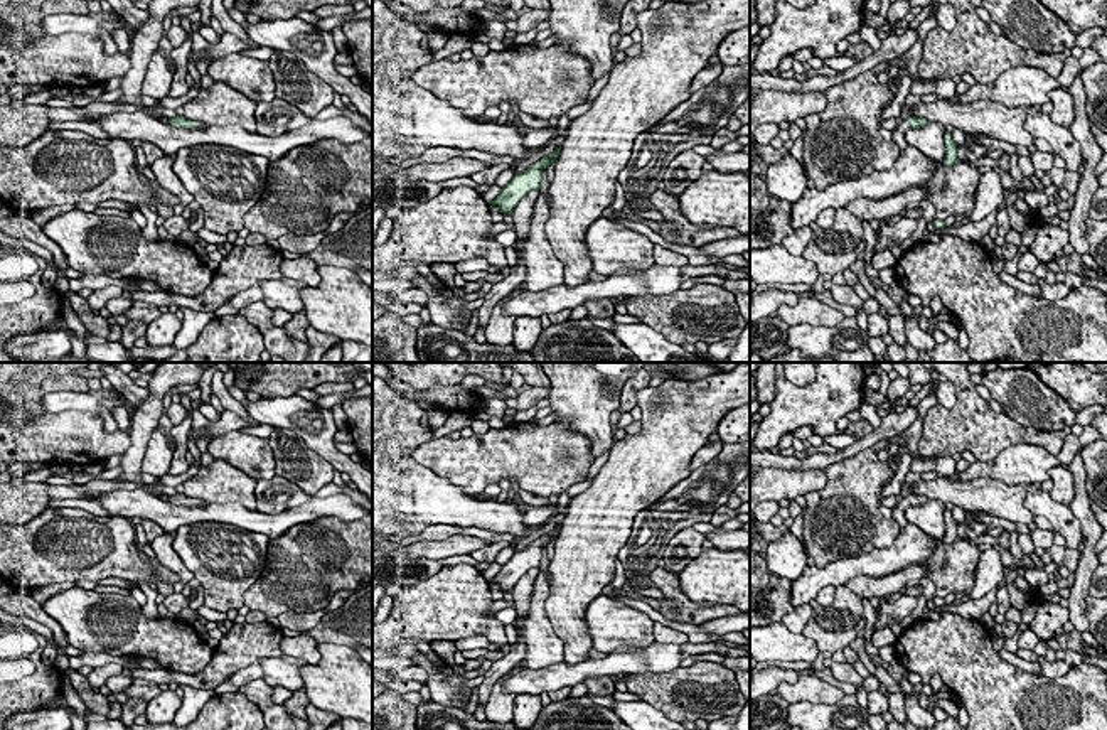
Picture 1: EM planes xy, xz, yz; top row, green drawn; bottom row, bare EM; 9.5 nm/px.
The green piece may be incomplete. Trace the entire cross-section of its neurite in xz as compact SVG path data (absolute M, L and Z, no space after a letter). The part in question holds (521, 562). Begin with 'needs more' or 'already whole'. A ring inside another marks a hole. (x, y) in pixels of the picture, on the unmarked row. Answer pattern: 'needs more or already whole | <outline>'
already whole | M561 523L549 533L544 533L541 538L532 541L526 550L516 551L514 556L502 565L500 572L487 580L489 587L497 583L500 590L512 592L514 585L519 582L522 575L526 575L531 568L539 568L543 548L551 541L556 543L559 536Z

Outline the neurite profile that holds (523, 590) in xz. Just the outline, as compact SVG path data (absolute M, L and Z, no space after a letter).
M531 568L526 575L522 575L519 578L519 582L514 585L512 588L512 597L514 597L514 609L521 617L524 617L529 610L529 600L531 600L531 595L532 595L532 588L534 588L534 582L539 575L539 568Z

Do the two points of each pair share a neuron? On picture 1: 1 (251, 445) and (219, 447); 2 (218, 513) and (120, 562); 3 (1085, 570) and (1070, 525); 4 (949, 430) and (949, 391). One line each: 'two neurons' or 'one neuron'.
1: one neuron
2: two neurons
3: two neurons
4: two neurons

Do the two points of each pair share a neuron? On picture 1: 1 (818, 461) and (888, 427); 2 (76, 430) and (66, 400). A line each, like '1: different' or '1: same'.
1: same
2: different

